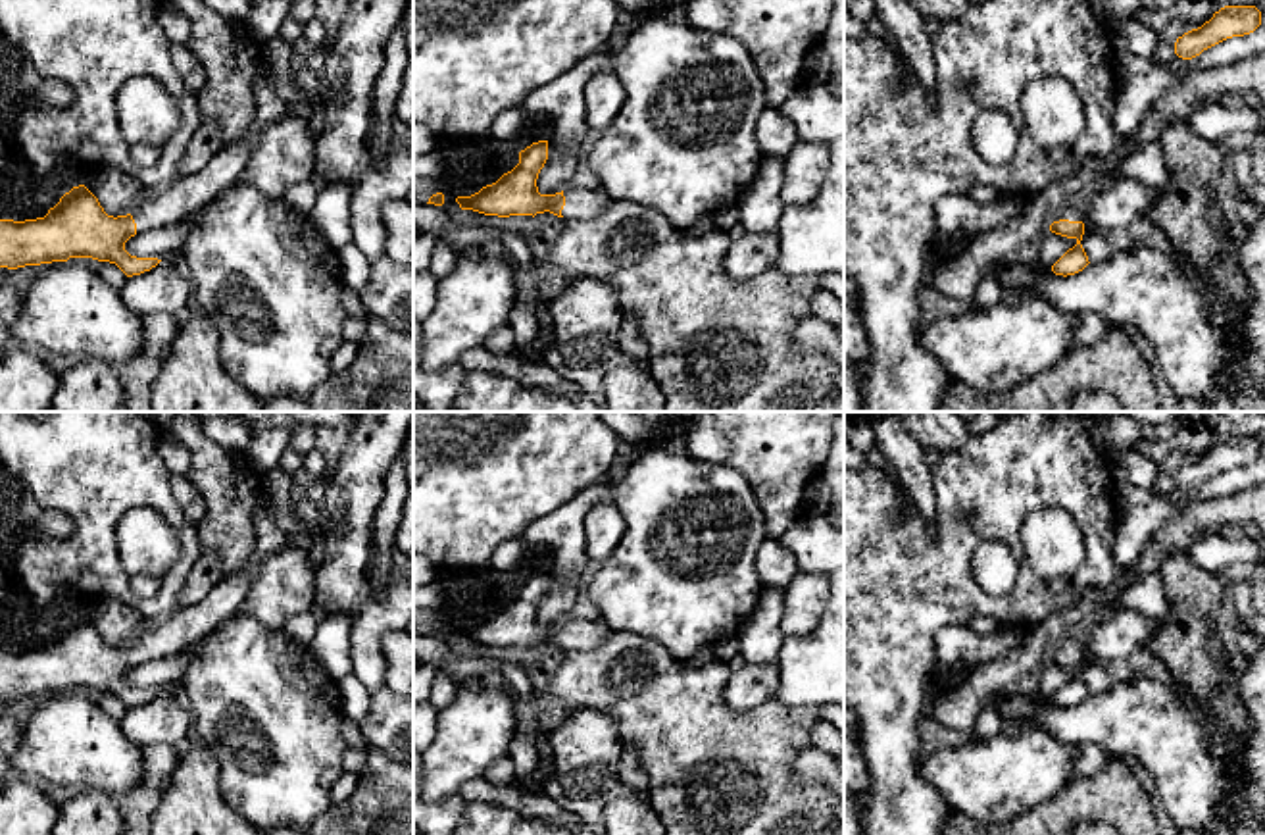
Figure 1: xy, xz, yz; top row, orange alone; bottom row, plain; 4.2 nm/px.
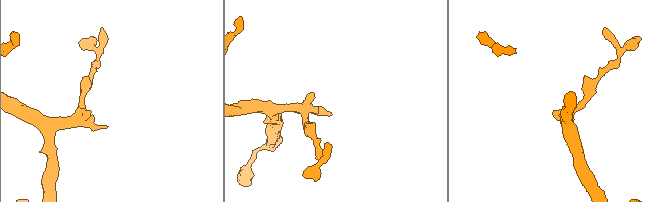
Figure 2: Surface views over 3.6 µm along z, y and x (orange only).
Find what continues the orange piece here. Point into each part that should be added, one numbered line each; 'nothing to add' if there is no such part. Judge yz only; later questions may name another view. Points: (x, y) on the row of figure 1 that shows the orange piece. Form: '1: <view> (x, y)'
1: yz (1069, 212)

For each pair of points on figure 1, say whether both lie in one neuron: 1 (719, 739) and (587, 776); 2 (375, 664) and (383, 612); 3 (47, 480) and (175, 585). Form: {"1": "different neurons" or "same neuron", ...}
{"1": "different neurons", "2": "same neuron", "3": "same neuron"}

